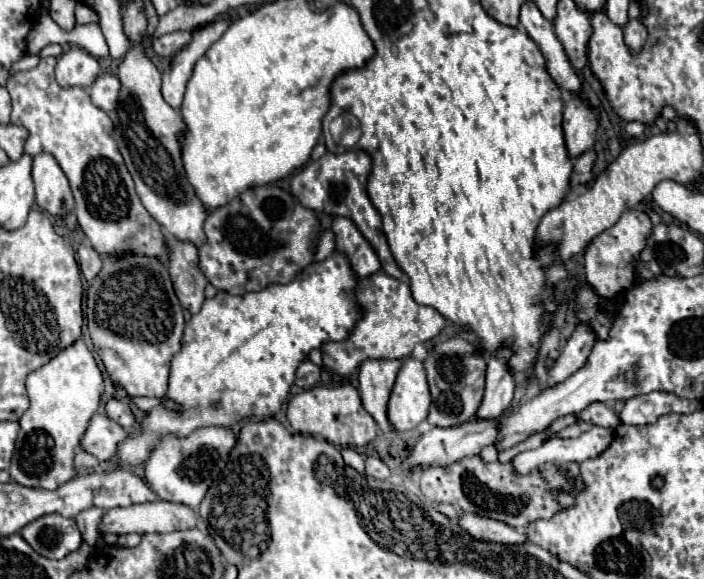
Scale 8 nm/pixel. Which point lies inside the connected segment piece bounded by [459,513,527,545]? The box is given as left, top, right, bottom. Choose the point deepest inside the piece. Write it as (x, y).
(484, 528)

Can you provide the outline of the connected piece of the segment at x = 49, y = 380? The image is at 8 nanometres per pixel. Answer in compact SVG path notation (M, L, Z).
M79 339L57 357L53 357L47 365L27 375L27 391L31 405L19 419L21 431L15 443L15 453L11 459L9 475L11 481L23 487L37 487L53 491L77 477L75 469L75 451L81 445L81 435L85 435L85 427L89 419L97 413L103 395L103 375Z

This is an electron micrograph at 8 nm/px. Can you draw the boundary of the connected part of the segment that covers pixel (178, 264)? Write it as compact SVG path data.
M169 237L167 243L169 243L169 251L171 251L169 273L173 279L175 293L179 297L179 303L191 315L195 315L205 301L203 291L207 285L203 271L197 267L197 259L199 259L197 247L191 243L177 241L173 237Z

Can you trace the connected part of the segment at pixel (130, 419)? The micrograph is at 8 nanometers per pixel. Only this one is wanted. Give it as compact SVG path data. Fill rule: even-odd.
M109 399L107 405L105 405L105 411L107 411L107 417L113 419L115 423L119 423L121 427L125 429L133 429L137 425L135 421L135 415L133 411L129 409L129 405L121 399Z

